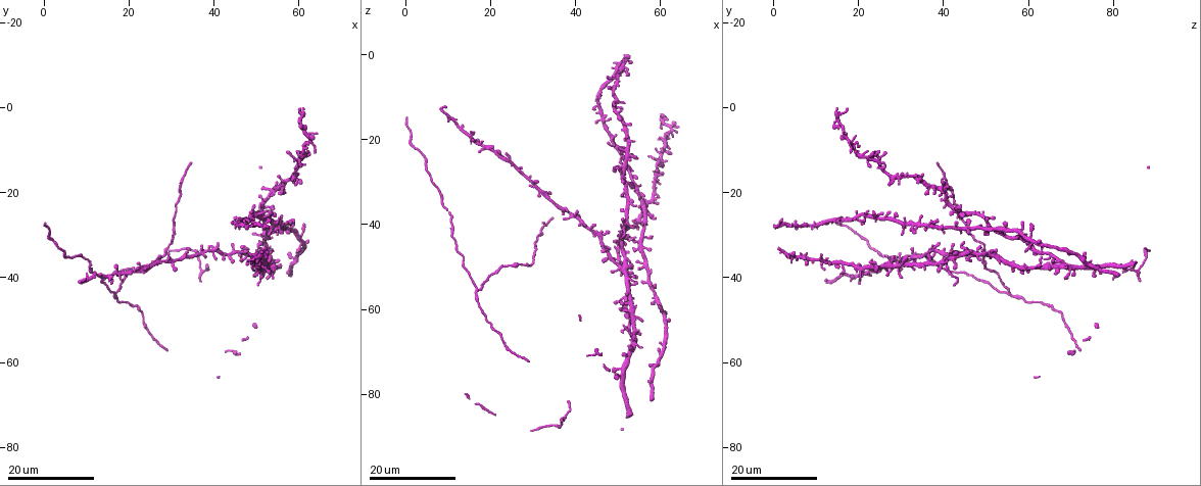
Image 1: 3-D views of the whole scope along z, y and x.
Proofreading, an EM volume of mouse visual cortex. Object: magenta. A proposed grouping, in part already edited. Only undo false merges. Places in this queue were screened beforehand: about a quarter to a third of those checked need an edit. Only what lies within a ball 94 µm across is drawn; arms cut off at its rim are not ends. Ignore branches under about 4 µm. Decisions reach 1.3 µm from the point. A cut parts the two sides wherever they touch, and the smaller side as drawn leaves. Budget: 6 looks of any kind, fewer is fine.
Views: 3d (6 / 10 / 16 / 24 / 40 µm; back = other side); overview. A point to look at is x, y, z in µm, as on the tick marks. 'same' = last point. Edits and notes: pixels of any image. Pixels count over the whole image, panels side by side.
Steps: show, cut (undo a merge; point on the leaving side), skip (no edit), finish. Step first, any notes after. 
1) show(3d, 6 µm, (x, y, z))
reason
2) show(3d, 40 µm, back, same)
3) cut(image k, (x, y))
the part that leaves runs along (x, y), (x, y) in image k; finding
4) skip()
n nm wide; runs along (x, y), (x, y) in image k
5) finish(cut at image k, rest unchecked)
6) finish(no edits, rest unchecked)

show(3d, 24 µm, (39.0, 34.0, 38.0))
looks like a crossing

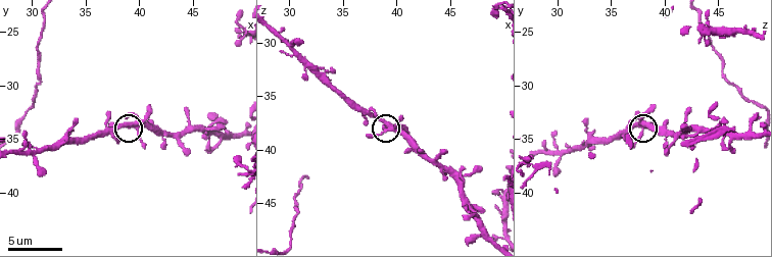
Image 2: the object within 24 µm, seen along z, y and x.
show(3d, 6 µm, (39.0, 33.8, 38.0))
zoom in

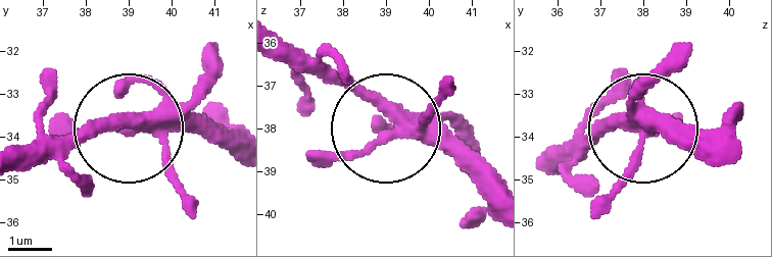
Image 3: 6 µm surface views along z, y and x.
skip()
5 arms; runs along (497, 200), (303, 50) in image 3; all the same neuron

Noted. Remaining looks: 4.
show(3d, 24 µm, (17.0, 43.5, 55.0))

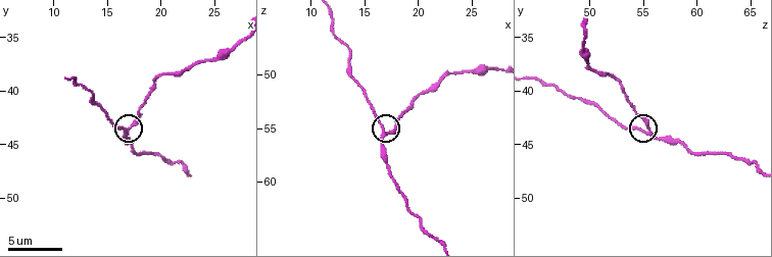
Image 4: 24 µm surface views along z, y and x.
show(3d, 6 µm, (16.8, 43.8, 55.0))

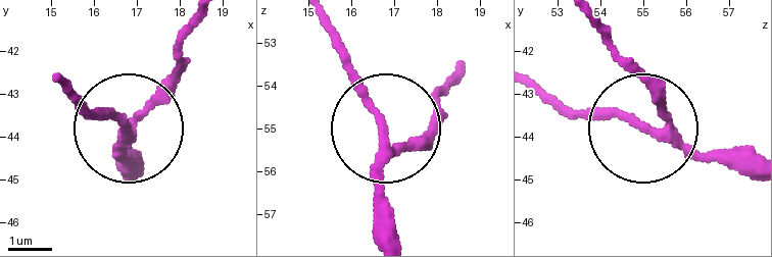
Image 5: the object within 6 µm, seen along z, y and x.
skip()
3 arms; runs along (586, 17), (652, 94), (656, 126), (700, 149), (751, 149) in image 5; one neuron here

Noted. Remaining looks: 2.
finish(no edits, rest unchecked)

